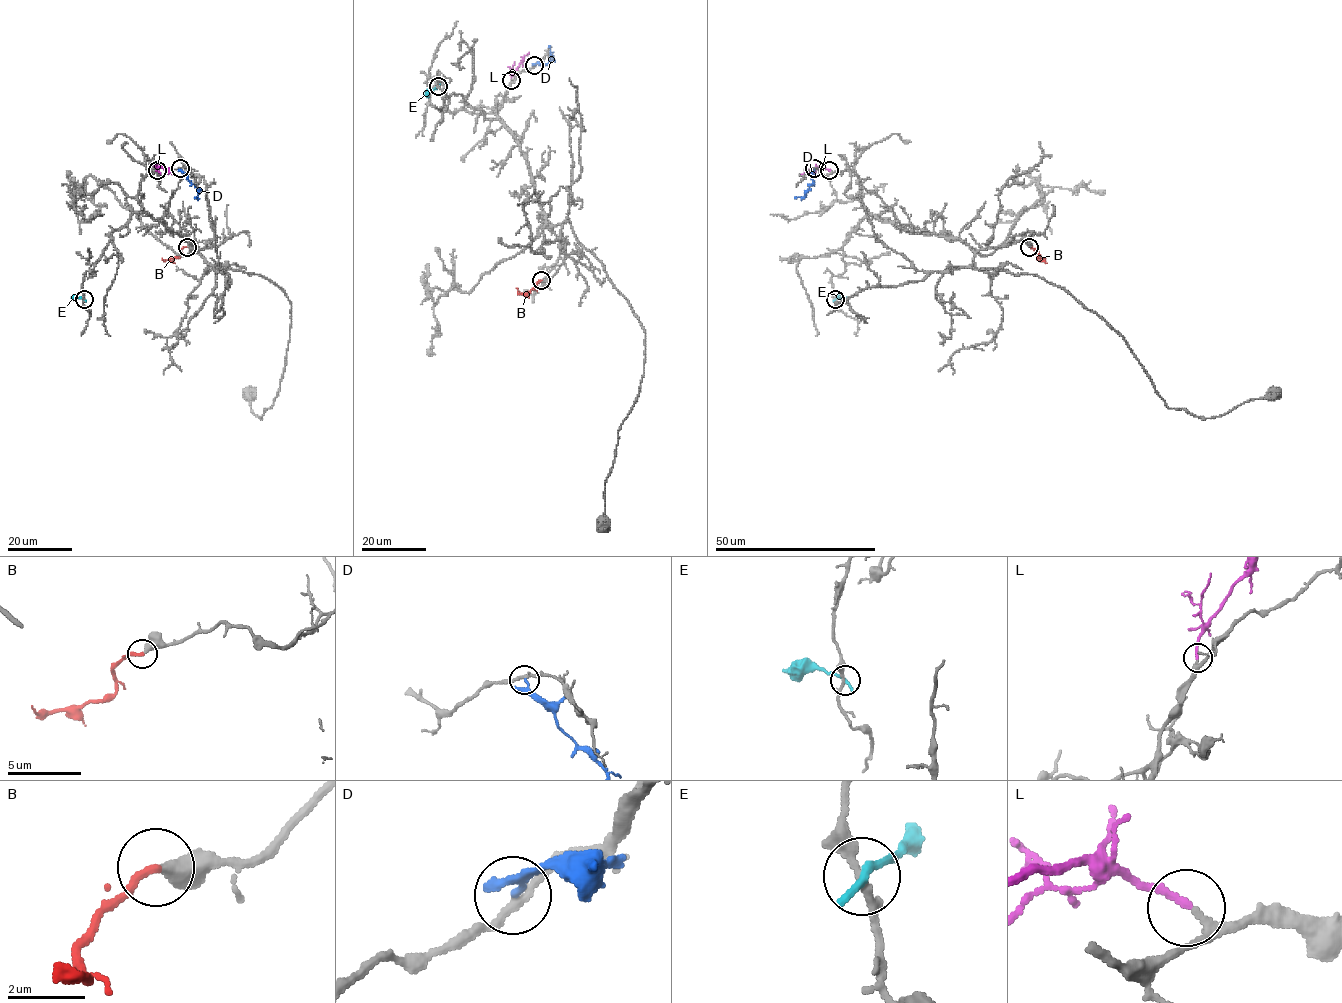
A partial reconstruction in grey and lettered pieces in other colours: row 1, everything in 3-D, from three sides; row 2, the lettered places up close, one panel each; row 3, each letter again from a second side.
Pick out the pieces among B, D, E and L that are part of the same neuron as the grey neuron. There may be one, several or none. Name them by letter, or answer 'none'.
B, L

